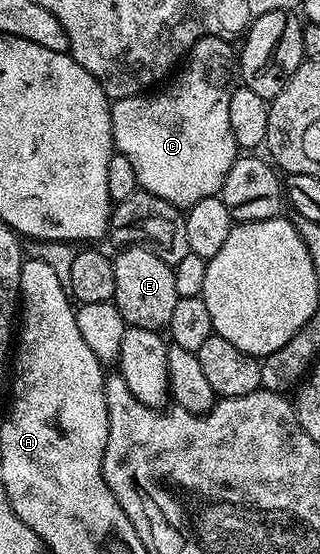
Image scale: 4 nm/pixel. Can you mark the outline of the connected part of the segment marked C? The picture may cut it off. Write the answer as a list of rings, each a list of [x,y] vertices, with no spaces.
[[[225,38],[197,40],[187,51],[182,69],[159,88],[164,90],[156,89],[111,102],[111,140],[114,149],[124,154],[129,164],[133,164],[133,172],[137,172],[142,189],[180,208],[189,208],[201,200],[216,197],[237,157],[235,137],[229,128],[229,96],[237,85],[237,54],[234,49],[231,51],[231,44]]]

